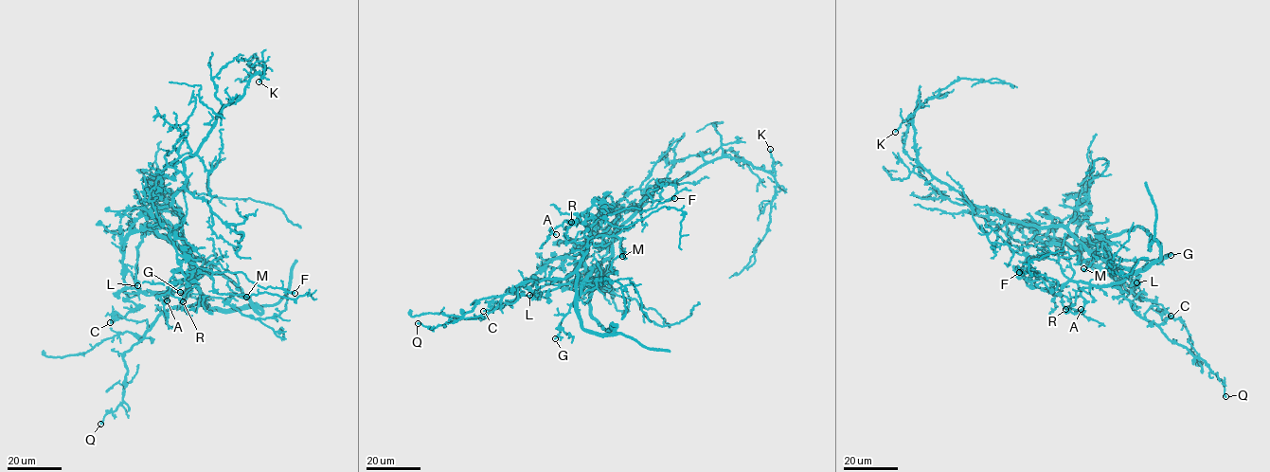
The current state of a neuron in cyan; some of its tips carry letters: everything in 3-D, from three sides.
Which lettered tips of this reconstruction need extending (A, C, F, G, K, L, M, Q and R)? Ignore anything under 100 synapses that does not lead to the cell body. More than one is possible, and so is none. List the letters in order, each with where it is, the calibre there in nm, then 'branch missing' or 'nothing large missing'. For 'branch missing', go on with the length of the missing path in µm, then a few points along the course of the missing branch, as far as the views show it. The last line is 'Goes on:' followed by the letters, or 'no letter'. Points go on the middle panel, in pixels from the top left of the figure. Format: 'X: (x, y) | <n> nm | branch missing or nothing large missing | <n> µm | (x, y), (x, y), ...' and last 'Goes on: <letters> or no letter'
A: (556, 234) | 130 nm | nothing large missing
C: (483, 311) | 200 nm | nothing large missing
F: (674, 198) | 500 nm | nothing large missing
G: (555, 338) | 120 nm | nothing large missing
K: (770, 149) | 220 nm | nothing large missing
L: (529, 295) | 110 nm | nothing large missing
M: (622, 256) | 480 nm | nothing large missing
Q: (418, 323) | 300 nm | nothing large missing
R: (571, 222) | 70 nm | nothing large missing
Goes on: no letter

